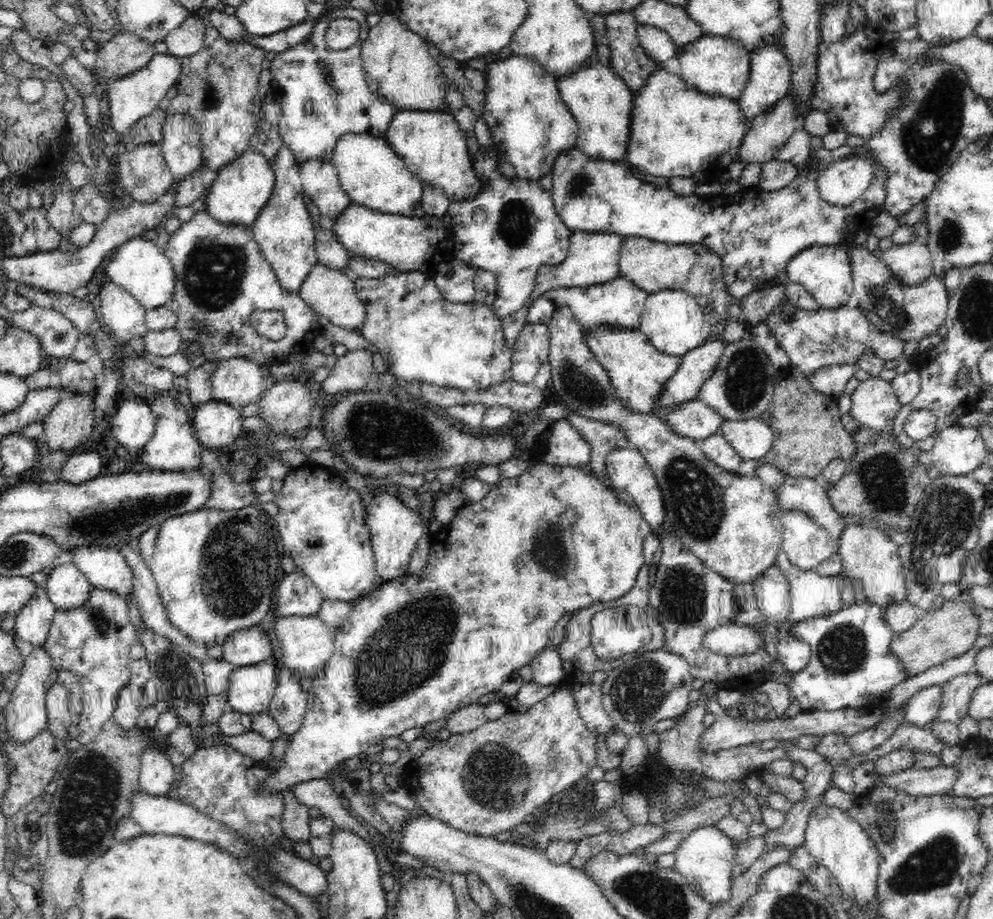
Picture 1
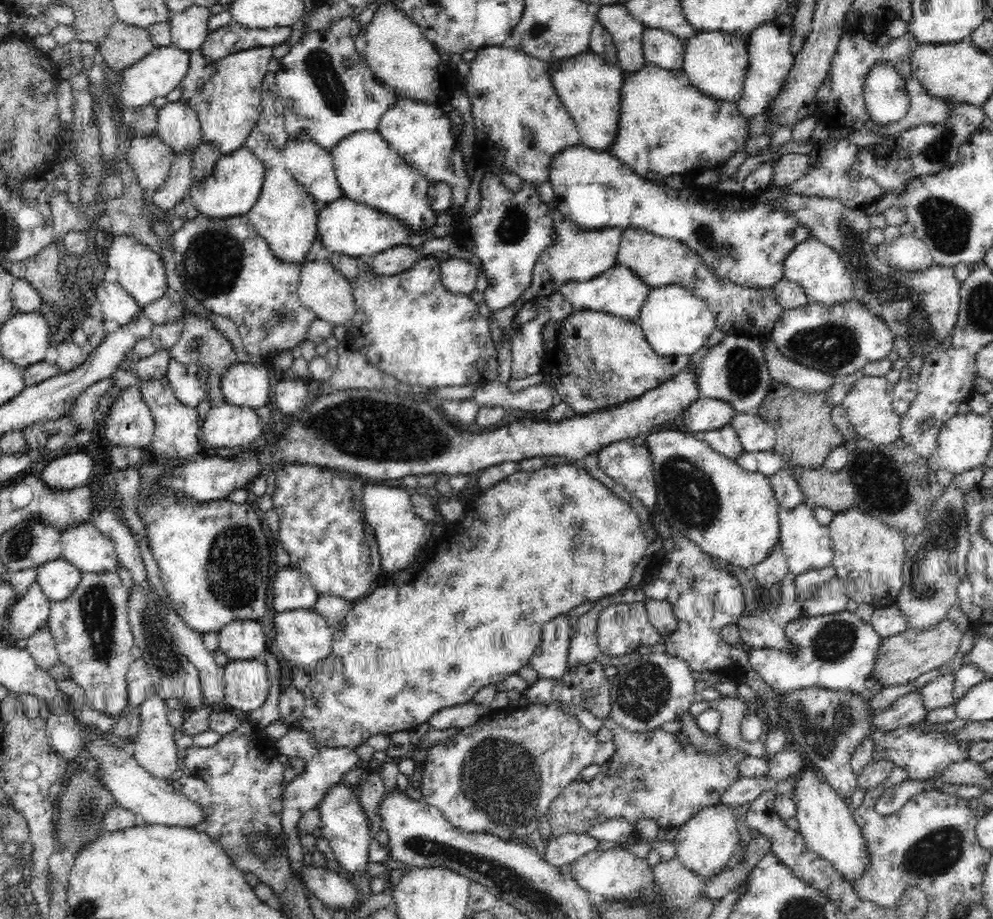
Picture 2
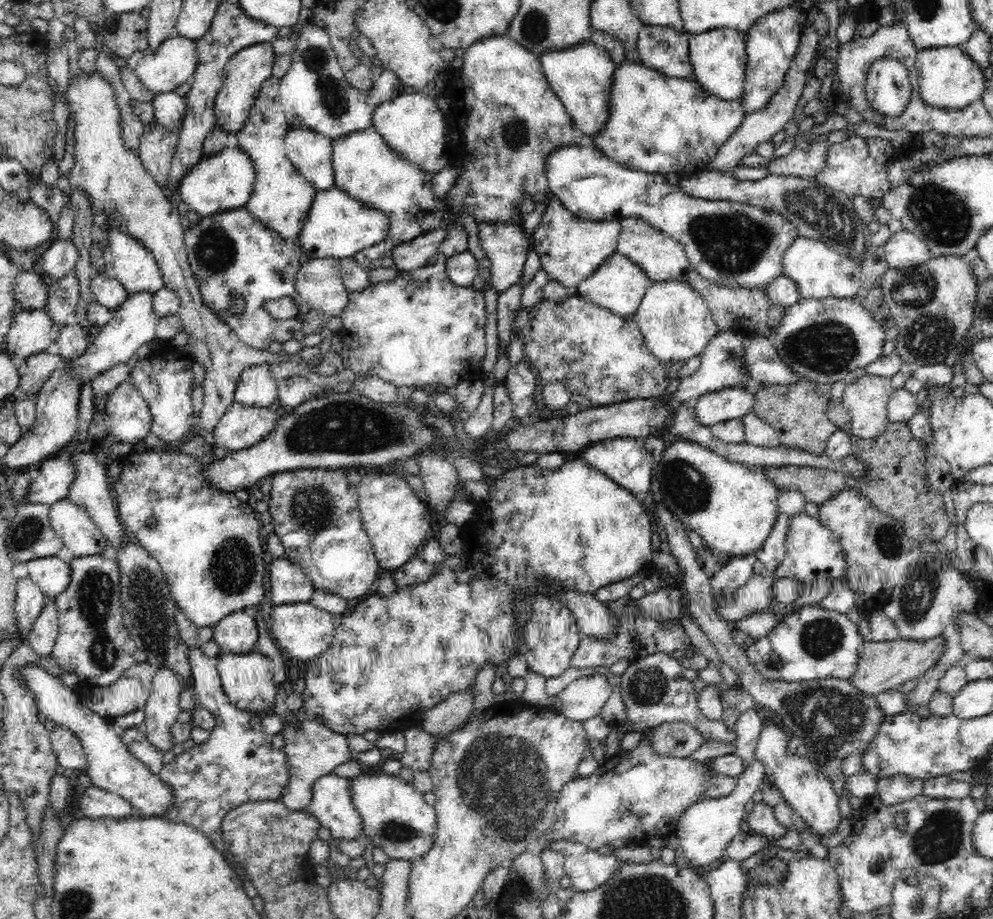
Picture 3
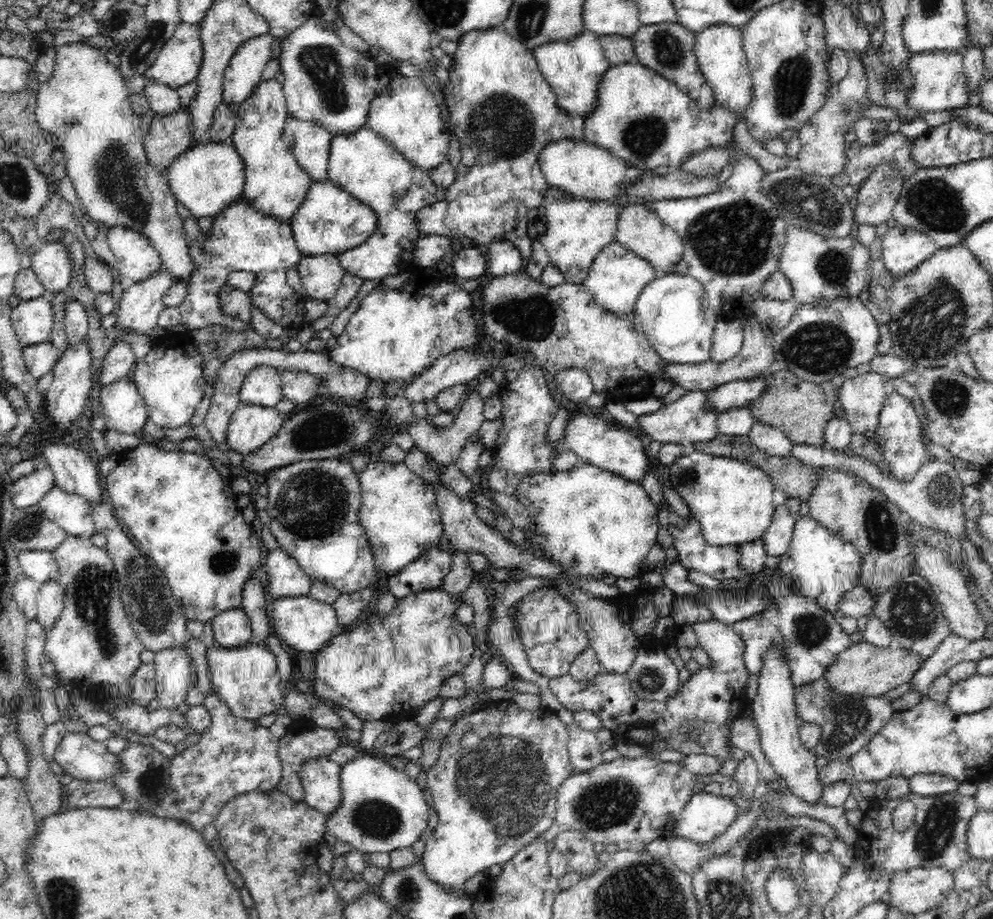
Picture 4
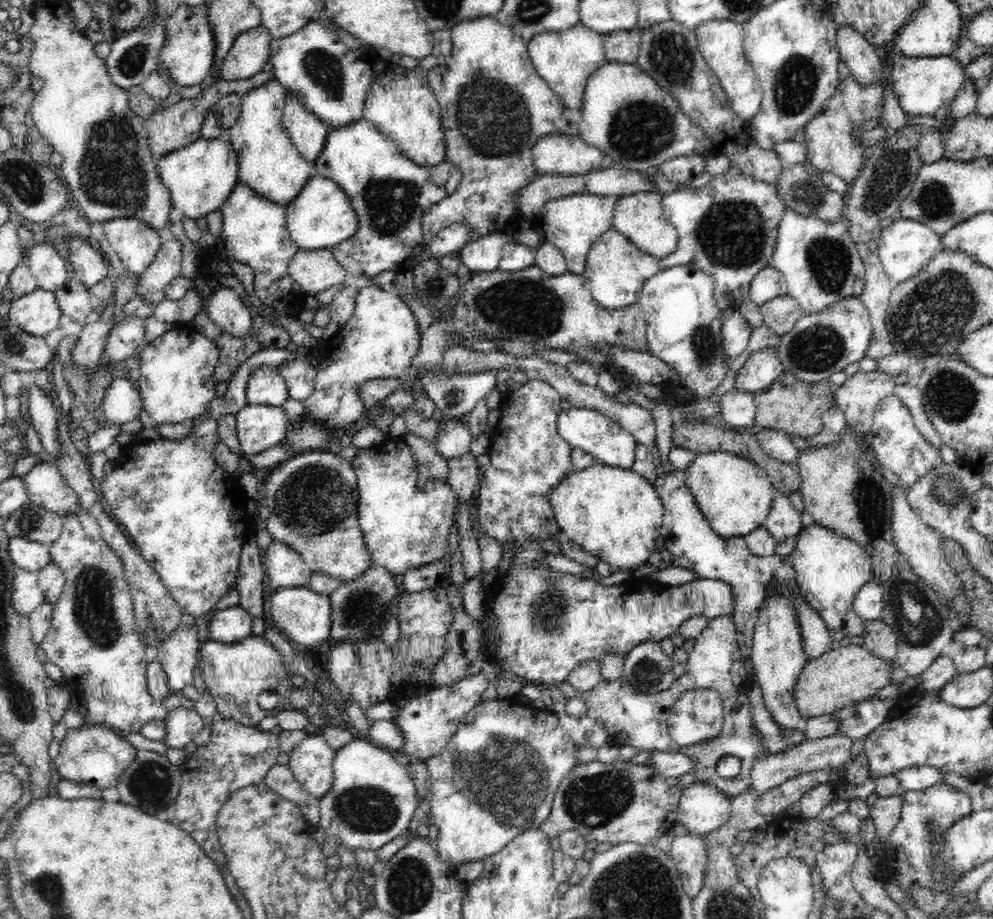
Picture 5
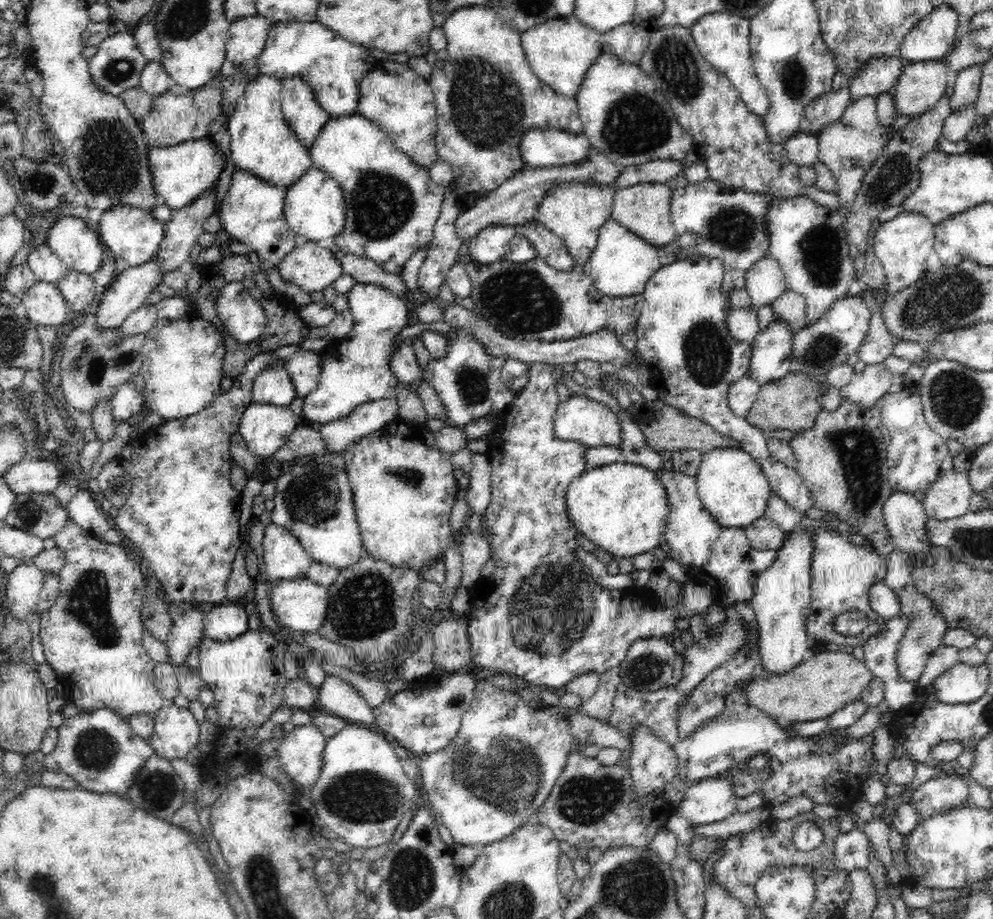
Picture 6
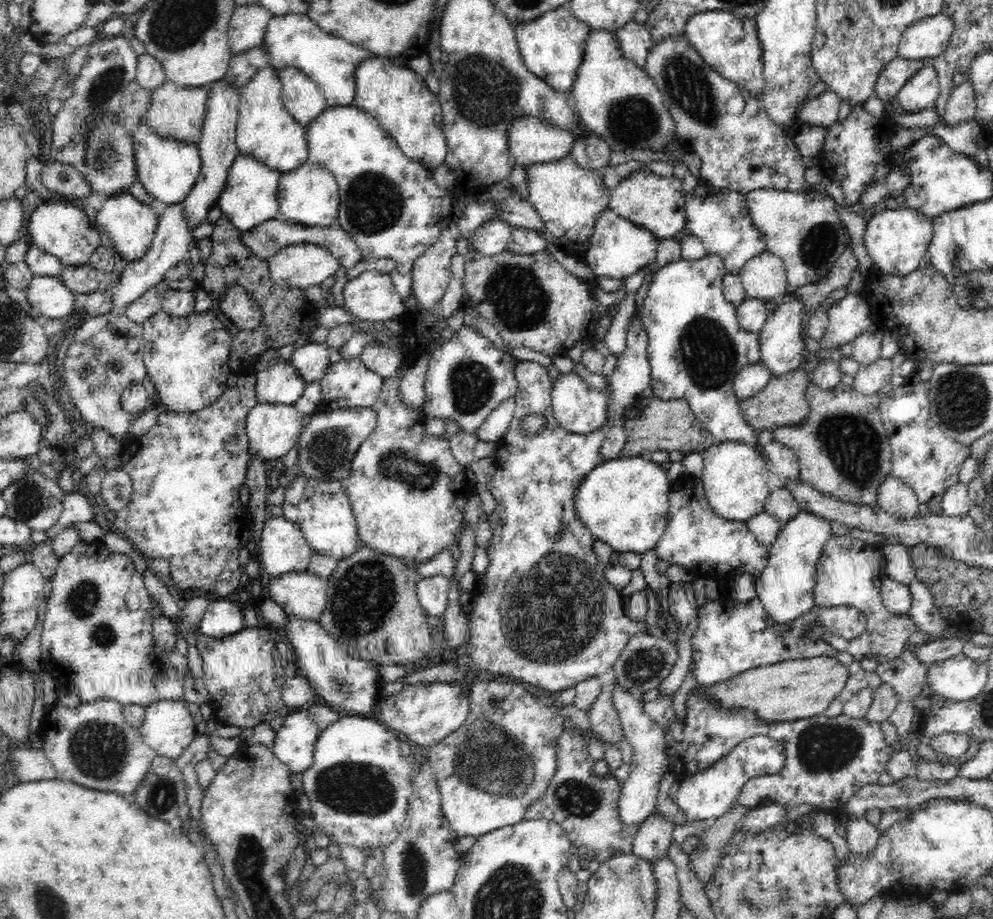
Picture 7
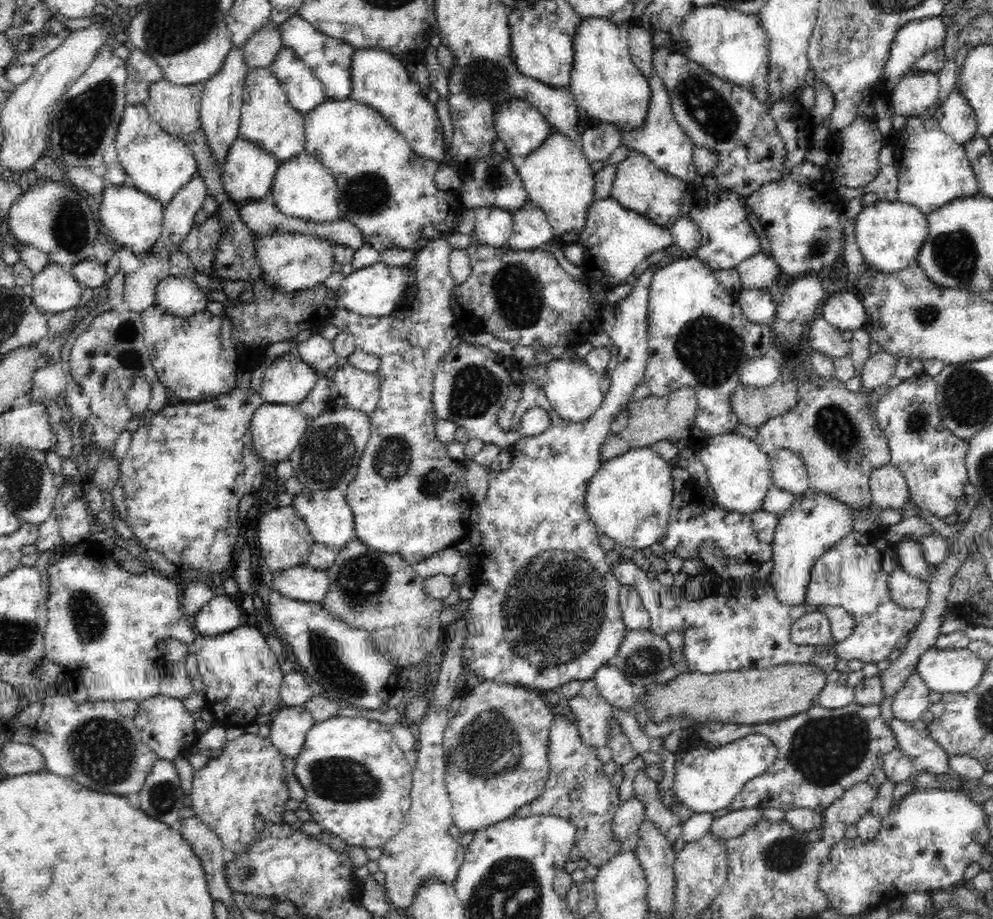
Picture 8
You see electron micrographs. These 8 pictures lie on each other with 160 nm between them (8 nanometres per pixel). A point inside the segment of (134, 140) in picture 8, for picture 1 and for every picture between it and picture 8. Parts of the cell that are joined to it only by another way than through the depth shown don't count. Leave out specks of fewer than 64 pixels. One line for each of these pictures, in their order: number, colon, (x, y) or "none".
1: (240, 191)
2: (235, 187)
3: (224, 181)
4: (207, 178)
5: (200, 176)
6: (180, 173)
7: (168, 168)

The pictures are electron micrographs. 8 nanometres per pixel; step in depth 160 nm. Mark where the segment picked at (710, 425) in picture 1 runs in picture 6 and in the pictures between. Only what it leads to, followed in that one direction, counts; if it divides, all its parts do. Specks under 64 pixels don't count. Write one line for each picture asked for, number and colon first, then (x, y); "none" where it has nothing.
2: (704, 415)
3: (733, 403)
4: (739, 393)
5: (763, 368)
6: (772, 355)

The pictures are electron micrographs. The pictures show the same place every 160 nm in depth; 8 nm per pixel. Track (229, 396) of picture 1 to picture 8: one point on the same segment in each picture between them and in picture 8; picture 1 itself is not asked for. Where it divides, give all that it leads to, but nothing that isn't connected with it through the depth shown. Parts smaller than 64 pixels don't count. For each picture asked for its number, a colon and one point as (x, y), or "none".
2: (244, 385)
3: (257, 388)
4: (262, 386)
5: (266, 386)
6: (273, 385)
7: (280, 383)
8: (288, 380)

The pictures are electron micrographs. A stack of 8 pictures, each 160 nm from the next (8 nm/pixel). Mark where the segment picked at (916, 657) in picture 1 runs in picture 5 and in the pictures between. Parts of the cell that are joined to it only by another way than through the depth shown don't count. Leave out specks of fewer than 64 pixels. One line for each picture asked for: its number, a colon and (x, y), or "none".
2: (902, 658)
3: (882, 666)
4: (864, 669)
5: (848, 674)

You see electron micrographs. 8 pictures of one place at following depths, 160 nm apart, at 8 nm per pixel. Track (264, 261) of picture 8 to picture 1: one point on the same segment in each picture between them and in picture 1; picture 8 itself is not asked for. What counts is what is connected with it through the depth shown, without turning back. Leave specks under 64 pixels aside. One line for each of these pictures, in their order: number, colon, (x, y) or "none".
1: (330, 292)
2: (325, 291)
3: (318, 281)
4: (321, 275)
5: (316, 270)
6: (313, 266)
7: (302, 265)

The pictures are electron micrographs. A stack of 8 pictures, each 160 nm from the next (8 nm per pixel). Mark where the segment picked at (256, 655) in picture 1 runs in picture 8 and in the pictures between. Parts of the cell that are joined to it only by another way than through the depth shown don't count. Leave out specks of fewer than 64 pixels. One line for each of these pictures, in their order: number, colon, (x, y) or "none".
2: (242, 639)
3: (237, 633)
4: (232, 628)
5: (230, 625)
6: (228, 620)
7: (222, 618)
8: (221, 614)

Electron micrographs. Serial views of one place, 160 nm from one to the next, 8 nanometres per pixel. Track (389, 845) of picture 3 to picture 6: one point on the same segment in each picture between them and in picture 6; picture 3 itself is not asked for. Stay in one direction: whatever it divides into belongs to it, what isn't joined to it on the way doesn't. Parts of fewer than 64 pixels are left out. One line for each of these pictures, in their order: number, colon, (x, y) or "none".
4: (381, 810)
5: (372, 799)
6: (361, 794)

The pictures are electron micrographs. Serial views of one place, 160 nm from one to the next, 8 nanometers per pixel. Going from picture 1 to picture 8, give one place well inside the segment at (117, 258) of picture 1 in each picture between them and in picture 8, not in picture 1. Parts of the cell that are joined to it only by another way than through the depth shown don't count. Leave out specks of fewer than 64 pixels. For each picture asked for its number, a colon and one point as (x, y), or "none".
2: (141, 272)
3: (137, 270)
4: (136, 258)
5: (136, 244)
6: (133, 235)
7: (131, 223)
8: (133, 218)

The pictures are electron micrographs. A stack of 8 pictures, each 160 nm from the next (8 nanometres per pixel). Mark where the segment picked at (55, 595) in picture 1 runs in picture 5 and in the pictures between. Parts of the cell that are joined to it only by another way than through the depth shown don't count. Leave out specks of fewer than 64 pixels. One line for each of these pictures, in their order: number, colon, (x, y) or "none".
2: (58, 578)
3: (52, 574)
4: (41, 566)
5: (26, 554)

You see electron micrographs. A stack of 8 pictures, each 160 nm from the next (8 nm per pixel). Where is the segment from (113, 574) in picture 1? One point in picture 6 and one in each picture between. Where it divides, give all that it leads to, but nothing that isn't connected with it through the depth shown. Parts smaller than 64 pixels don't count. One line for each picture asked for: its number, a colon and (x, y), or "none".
2: (85, 547)
3: (81, 537)
4: (72, 512)
5: (46, 487)
6: (31, 475)

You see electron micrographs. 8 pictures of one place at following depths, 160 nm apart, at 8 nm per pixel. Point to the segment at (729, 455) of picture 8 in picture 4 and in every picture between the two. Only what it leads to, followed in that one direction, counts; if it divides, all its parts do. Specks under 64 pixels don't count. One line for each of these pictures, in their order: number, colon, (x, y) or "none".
4: (732, 500)
5: (735, 495)
6: (732, 487)
7: (735, 477)

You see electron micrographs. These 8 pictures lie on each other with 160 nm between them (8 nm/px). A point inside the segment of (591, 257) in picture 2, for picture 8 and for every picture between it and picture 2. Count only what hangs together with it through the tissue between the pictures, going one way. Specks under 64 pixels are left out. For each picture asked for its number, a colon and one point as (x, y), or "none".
3: (570, 249)
4: (573, 231)
5: (572, 223)
6: (573, 211)
7: (568, 198)
8: (557, 177)

